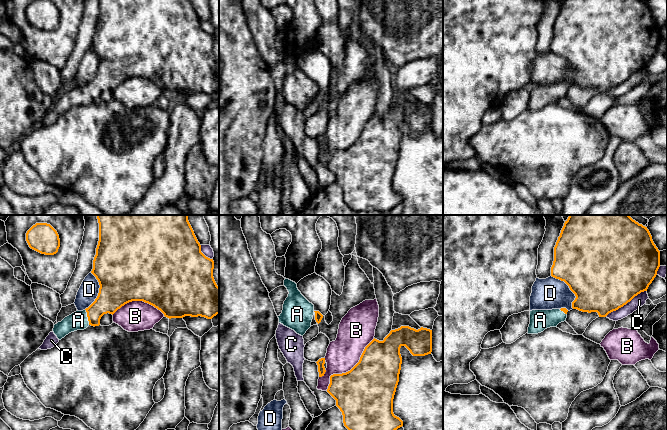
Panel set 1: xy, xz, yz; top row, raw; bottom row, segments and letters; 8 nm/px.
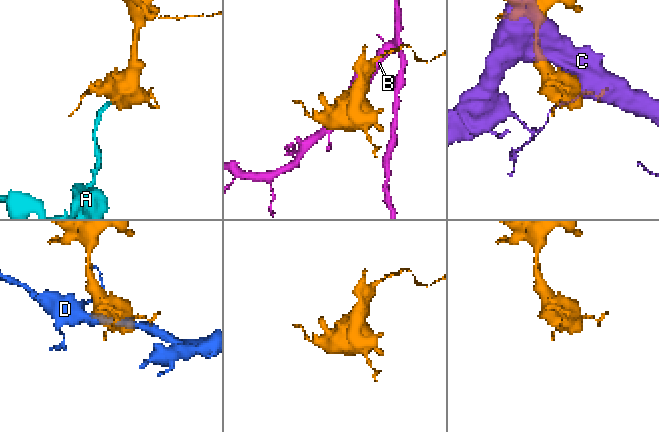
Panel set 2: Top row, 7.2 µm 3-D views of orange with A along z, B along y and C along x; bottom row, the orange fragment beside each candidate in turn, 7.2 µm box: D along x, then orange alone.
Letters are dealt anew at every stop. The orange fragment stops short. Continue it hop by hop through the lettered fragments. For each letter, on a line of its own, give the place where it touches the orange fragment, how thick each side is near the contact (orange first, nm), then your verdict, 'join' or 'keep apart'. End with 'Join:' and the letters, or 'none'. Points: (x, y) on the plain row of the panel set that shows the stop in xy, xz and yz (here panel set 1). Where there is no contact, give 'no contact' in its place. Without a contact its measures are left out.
A: meets orange in xy at (87, 92); 220 nm thick on the orange side, 150 nm on the other; join
B: meets orange in xz at (348, 147); 460 nm thick on the orange side, 260 nm on the other; keep apart
C: meets orange in yz at (625, 80); 500 nm thick on the orange side, 90 nm on the other; keep apart
D: meets orange in yz at (570, 65); 500 nm thick on the orange side, 260 nm on the other; keep apart
Join: A

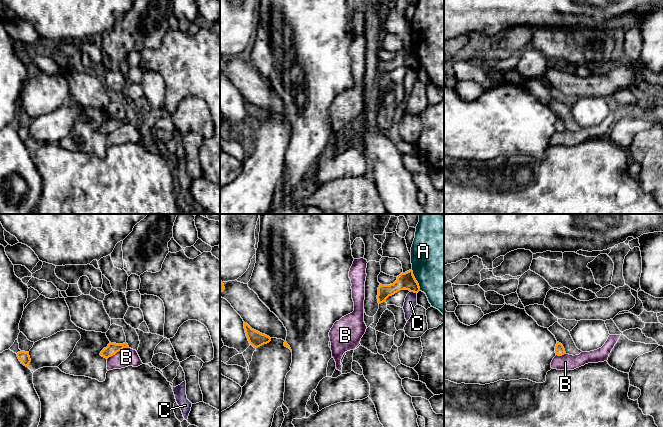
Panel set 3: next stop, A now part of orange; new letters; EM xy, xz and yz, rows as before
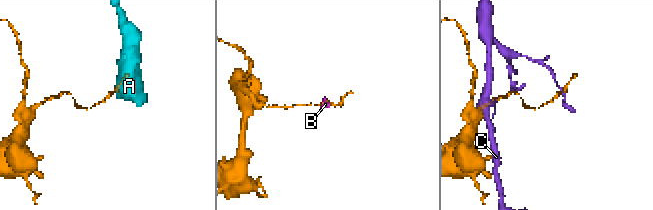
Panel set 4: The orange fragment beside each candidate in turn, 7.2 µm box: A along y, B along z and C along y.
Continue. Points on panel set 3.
A: meets orange in xz at (415, 56); 140 nm thick on the orange side, 480 nm on the other; keep apart
B: meets orange in xy at (117, 127); 90 nm thick on the orange side, 150 nm on the other; keep apart
C: meets orange in xz at (413, 67); 140 nm thick on the orange side, 100 nm on the other; keep apart
Join: none

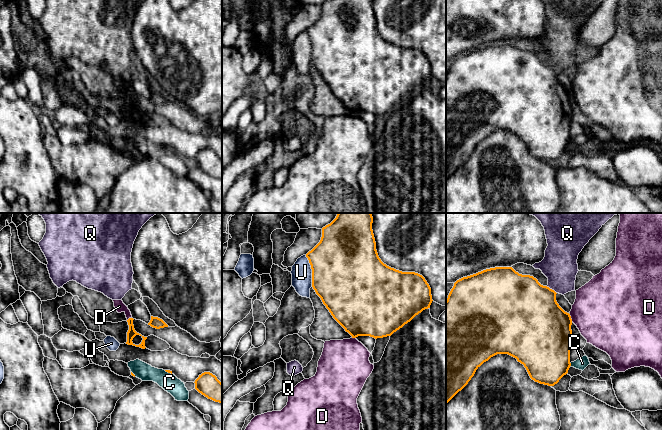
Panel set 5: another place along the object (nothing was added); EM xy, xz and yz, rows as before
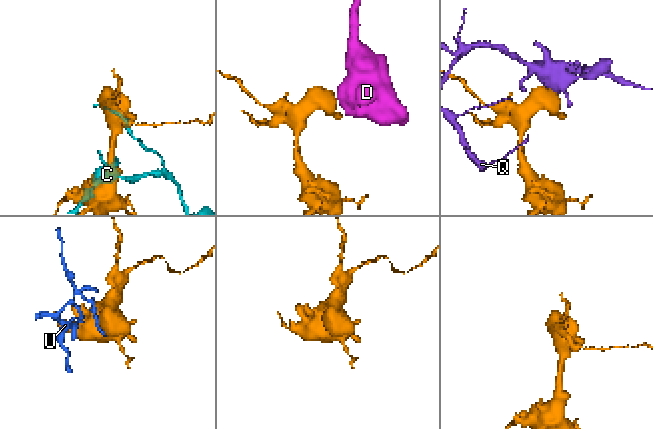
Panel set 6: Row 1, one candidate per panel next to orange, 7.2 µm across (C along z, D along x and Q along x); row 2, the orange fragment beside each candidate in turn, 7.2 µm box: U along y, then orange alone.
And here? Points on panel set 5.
C: meets orange in yz at (570, 140); 420 nm thick on the orange side, 90 nm on the other; keep apart
D: meets orange in yz at (570, 94); 480 nm thick on the orange side, 440 nm on the other; keep apart
Q: meets orange in yz at (551, 65); 460 nm thick on the orange side, 280 nm on the other; keep apart
U: meets orange in xz at (312, 47); 500 nm thick on the orange side, 160 nm on the other; keep apart
Join: none

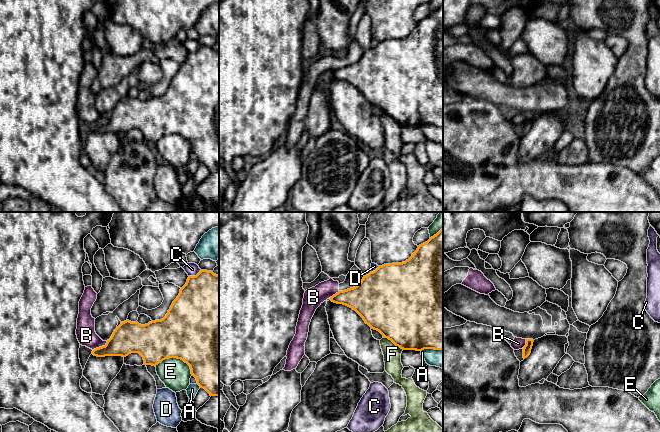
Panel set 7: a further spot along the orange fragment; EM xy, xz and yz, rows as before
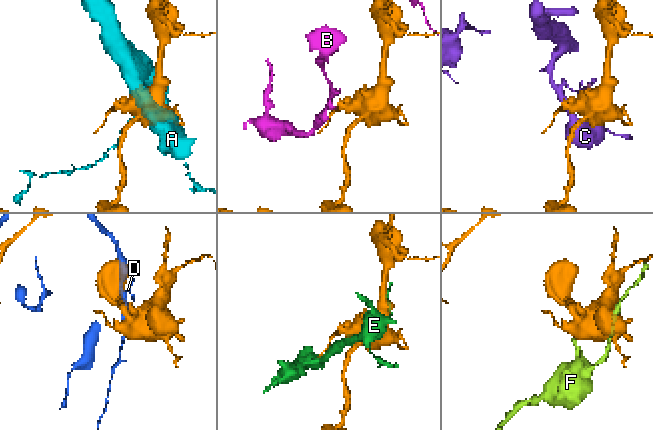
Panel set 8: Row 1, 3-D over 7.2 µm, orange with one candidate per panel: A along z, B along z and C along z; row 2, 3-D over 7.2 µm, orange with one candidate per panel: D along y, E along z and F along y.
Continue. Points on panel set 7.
A: meets orange in xz at (431, 124); 500 nm thick on the orange side, 140 nm on the other; keep apart
B: meets orange in xy at (100, 123); 260 nm thick on the orange side, 160 nm on the other; keep apart
C: meets orange in xy at (196, 51); 480 nm thick on the orange side, 110 nm on the other; keep apart
D: meets orange in xz at (376, 45); 500 nm thick on the orange side, 50 nm on the other; keep apart
E: meets orange in xy at (177, 134); 480 nm thick on the orange side, 240 nm on the other; keep apart
F: meets orange in xz at (394, 119); 500 nm thick on the orange side, 140 nm on the other; keep apart
Join: none

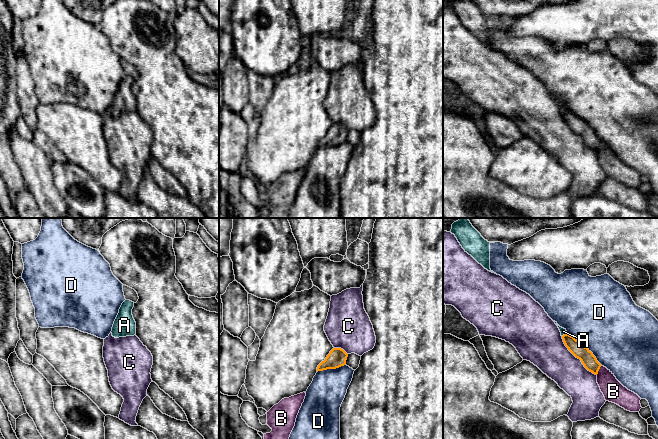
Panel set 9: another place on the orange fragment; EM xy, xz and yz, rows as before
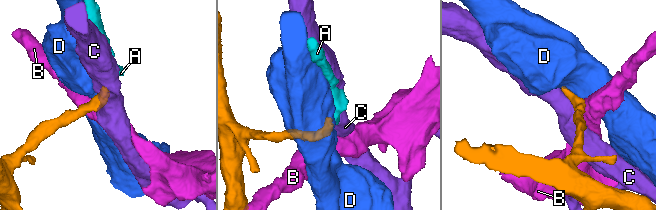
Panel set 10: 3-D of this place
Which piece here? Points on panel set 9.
A: meets orange in yz at (564, 110); 120 nm thick on the orange side, 50 nm on the other; join
B: meets orange in yz at (598, 146); 120 nm thick on the orange side, 170 nm on the other; keep apart
C: meets orange in yz at (577, 133); 120 nm thick on the orange side, 300 nm on the other; keep apart
D: meets orange in yz at (584, 122); 120 nm thick on the orange side, 500 nm on the other; keep apart
Join: A

